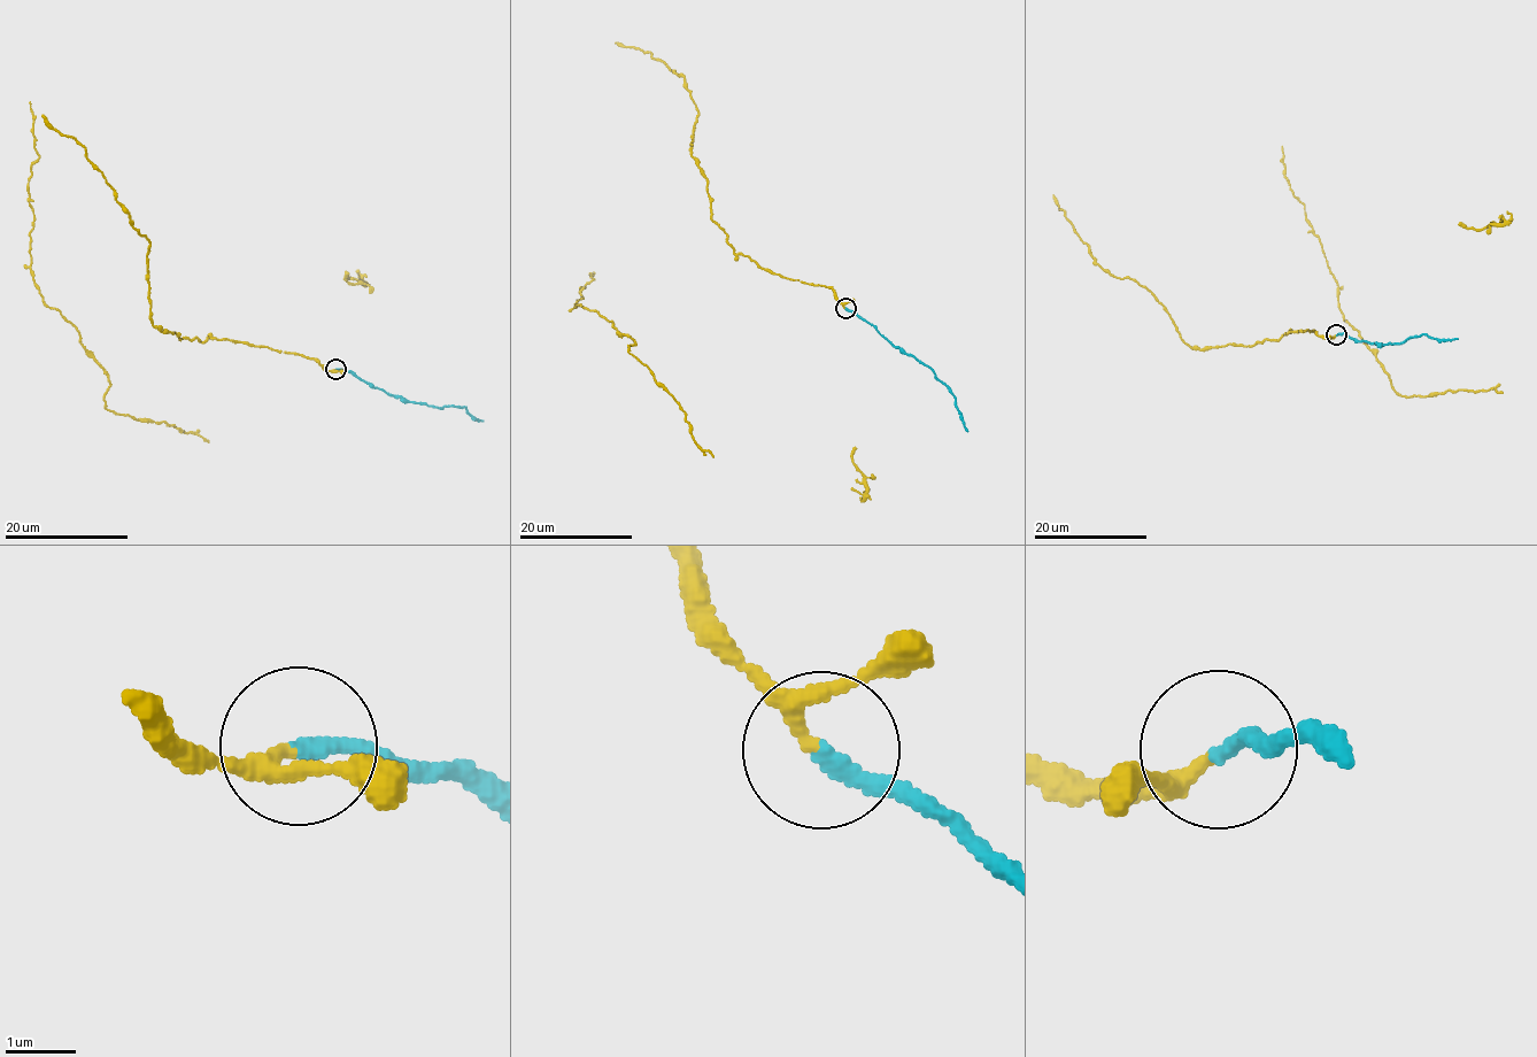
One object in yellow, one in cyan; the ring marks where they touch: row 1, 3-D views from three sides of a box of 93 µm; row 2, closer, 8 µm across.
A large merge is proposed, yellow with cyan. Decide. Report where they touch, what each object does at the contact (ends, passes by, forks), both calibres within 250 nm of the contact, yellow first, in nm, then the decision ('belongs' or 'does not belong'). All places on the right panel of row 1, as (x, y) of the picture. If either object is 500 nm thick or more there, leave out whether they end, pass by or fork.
at (1336, 334); yellow passes by; cyan ends there; 180 nm thick on the yellow side, 240 nm on the other; belongs

